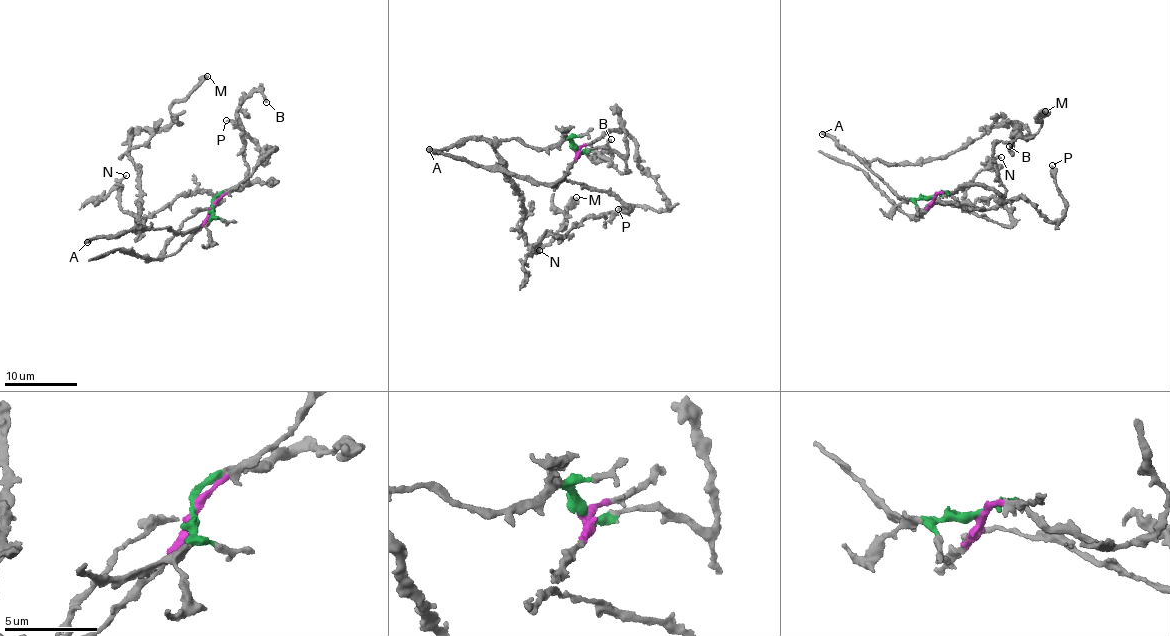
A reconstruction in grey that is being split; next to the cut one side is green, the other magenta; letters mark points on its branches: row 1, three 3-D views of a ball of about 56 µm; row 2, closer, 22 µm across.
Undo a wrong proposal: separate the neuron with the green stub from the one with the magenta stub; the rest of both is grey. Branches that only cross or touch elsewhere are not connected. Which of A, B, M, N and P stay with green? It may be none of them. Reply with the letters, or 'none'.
A, B, M

